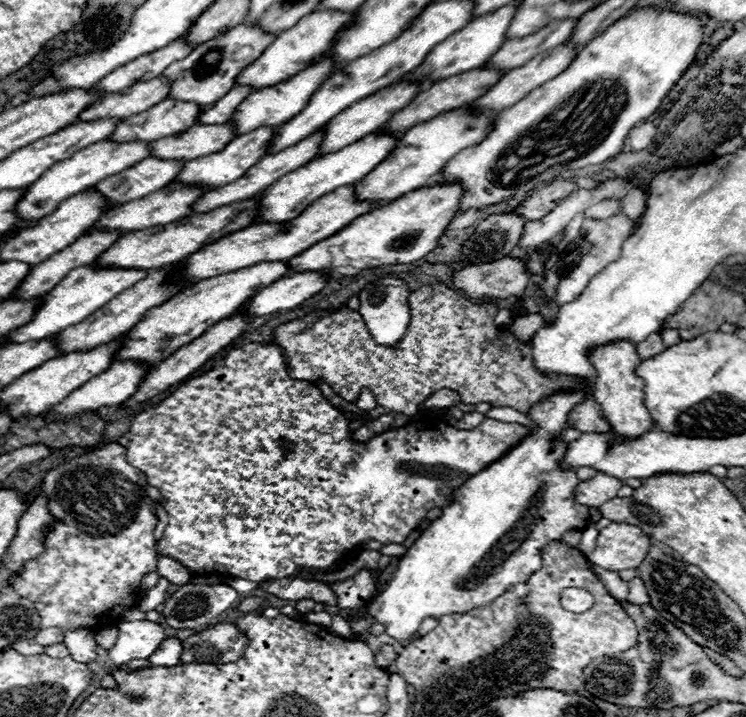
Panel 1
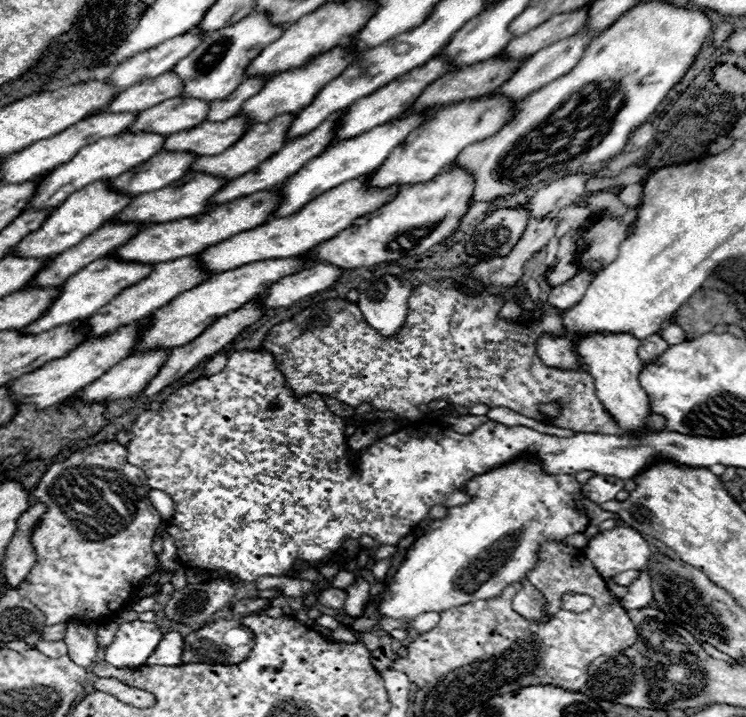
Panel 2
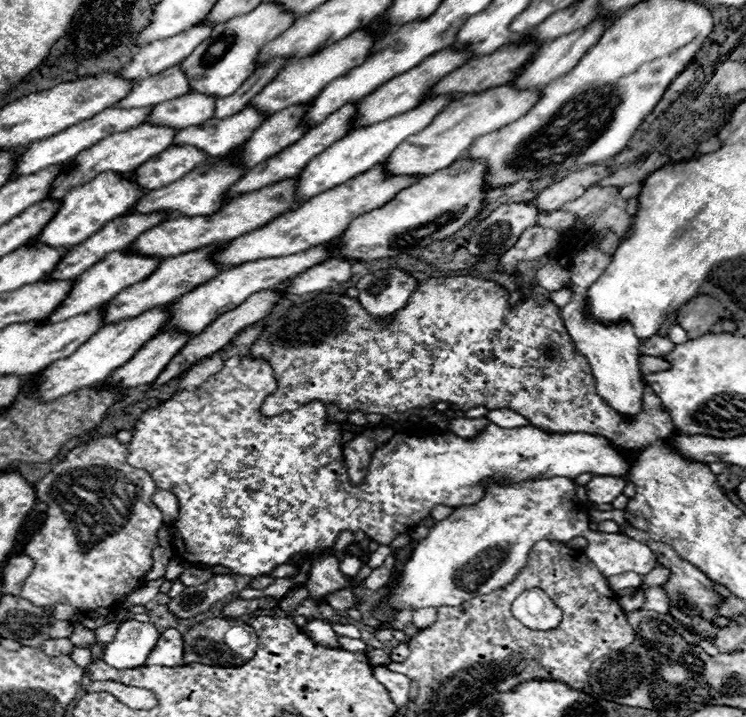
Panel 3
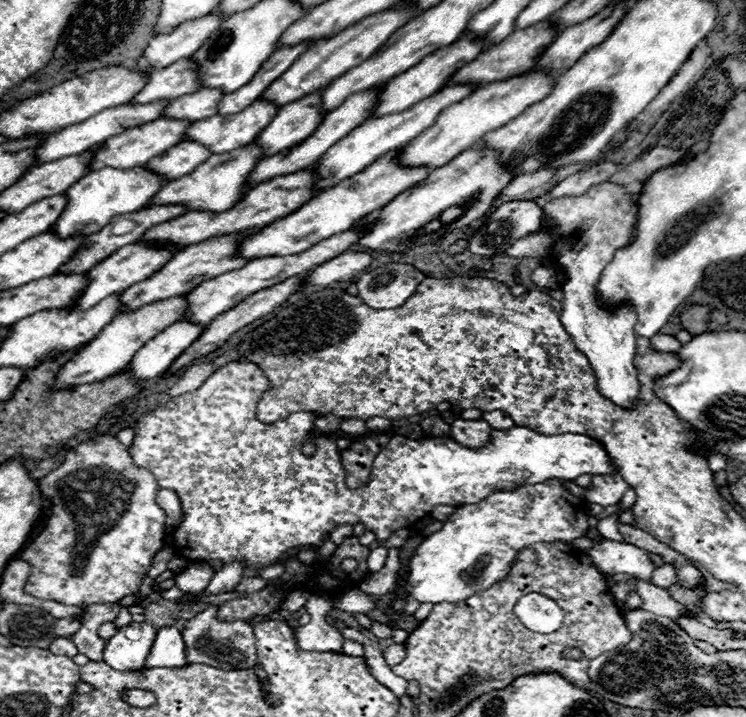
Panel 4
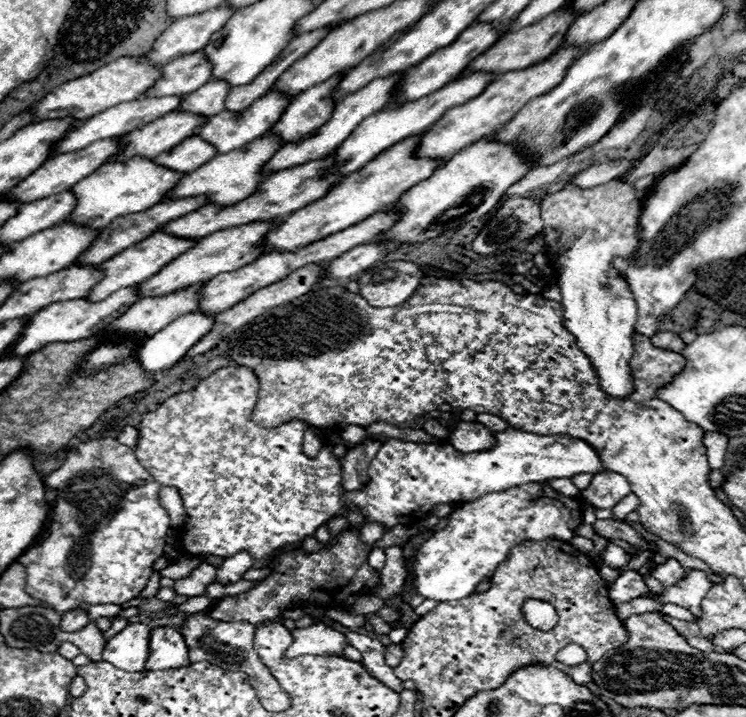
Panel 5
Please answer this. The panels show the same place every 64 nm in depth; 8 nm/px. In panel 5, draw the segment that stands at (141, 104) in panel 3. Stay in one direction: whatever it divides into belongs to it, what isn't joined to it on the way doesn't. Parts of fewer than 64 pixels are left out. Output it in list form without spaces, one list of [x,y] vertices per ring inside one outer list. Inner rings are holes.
[[[186,54],[186,58],[178,58],[178,62],[170,62],[170,66],[162,68],[162,78],[146,90],[146,98],[162,98],[162,96],[184,96],[210,80],[210,62],[198,54]]]

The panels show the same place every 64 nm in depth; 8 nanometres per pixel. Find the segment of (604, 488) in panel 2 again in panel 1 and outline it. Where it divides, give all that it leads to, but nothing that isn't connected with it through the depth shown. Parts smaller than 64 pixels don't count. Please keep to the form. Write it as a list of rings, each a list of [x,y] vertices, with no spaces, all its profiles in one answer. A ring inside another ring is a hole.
[[[596,474],[594,478],[580,482],[580,486],[576,486],[574,500],[588,508],[600,508],[604,502],[616,498],[616,492],[620,490],[620,486],[622,482],[618,478]]]

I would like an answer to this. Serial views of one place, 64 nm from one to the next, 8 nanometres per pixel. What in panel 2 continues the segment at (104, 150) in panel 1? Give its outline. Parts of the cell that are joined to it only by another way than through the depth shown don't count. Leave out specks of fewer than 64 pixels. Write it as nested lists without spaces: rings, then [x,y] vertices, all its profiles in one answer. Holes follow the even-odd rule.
[[[118,134],[118,138],[104,138],[102,142],[94,142],[94,146],[86,146],[86,150],[80,150],[78,156],[66,162],[66,166],[58,166],[48,172],[48,176],[42,178],[32,200],[26,204],[24,210],[54,210],[76,190],[82,190],[84,186],[96,180],[116,178],[118,174],[150,160],[160,152],[162,142],[164,138],[160,134]]]

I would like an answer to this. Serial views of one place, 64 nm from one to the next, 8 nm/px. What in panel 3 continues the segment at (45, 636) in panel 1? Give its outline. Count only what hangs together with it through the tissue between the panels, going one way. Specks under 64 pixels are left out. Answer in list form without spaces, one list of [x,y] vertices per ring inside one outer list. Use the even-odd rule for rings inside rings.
[[[56,620],[50,626],[50,638],[68,638],[72,632],[72,624],[64,622],[64,620]]]

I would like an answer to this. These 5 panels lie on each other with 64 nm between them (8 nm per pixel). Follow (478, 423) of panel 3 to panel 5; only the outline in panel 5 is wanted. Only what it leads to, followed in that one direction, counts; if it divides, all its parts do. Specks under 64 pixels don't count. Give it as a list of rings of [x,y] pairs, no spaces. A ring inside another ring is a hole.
[[[458,422],[450,434],[450,442],[460,452],[482,452],[482,450],[490,450],[496,438],[486,426],[478,422]]]

